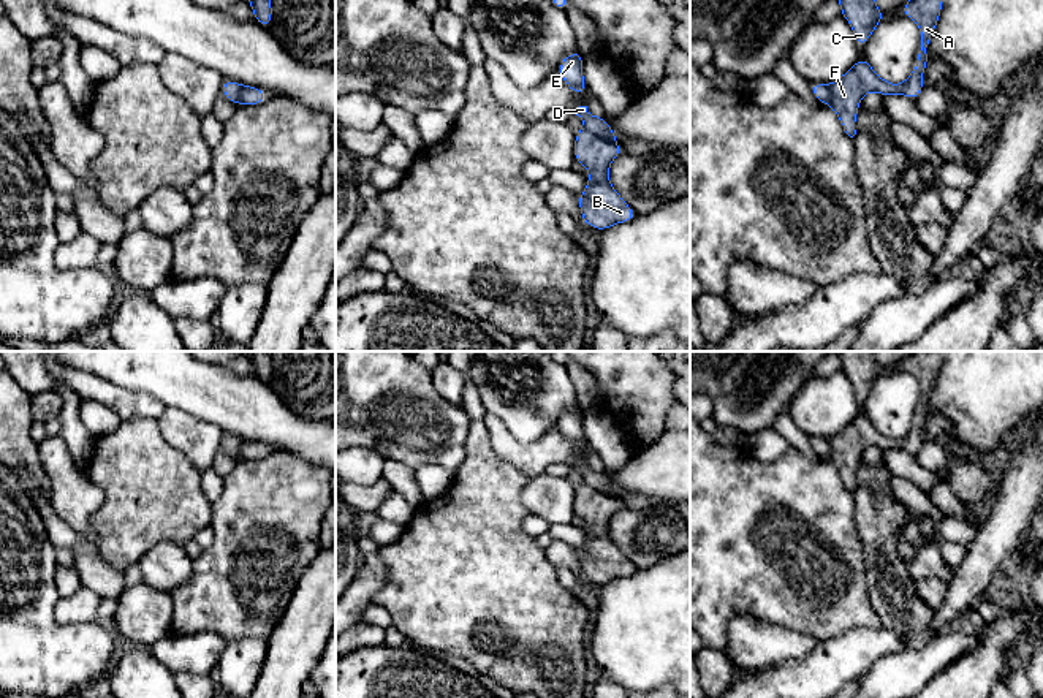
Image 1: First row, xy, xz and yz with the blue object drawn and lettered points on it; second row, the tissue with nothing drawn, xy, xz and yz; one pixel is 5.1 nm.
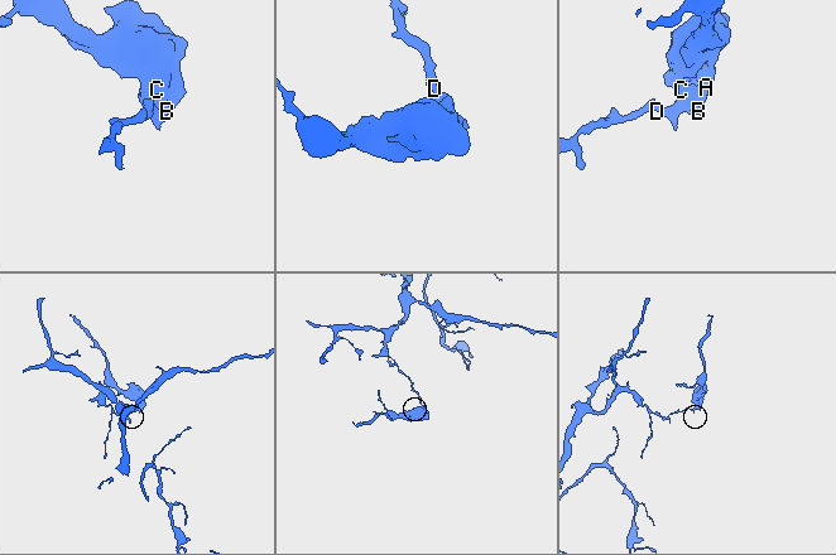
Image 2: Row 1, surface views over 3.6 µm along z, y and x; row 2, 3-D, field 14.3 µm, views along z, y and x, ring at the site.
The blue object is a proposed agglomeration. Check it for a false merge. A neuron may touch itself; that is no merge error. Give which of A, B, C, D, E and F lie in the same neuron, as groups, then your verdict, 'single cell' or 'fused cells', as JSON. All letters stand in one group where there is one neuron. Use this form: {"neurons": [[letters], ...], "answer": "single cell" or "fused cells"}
{"neurons": [["A", "B", "C", "F"], ["D", "E"]], "answer": "fused cells"}

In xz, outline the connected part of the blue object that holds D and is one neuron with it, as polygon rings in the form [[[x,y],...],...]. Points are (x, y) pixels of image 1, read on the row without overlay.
[[[578,461],[575,464],[575,468],[582,473],[584,484],[597,489],[598,492],[616,497],[617,489],[611,484],[606,472],[594,472],[589,465],[587,461]]]

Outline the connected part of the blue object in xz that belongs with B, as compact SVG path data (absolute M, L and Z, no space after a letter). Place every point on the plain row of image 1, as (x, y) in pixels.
M587 484L576 486L573 511L586 521L592 533L586 535L586 548L575 551L582 576L598 586L627 578L638 570L609 538L609 519L620 508L624 506L616 497Z

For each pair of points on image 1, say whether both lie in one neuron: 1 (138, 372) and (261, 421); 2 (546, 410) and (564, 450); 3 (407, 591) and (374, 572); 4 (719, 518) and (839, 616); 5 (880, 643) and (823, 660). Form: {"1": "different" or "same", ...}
{"1": "same", "2": "different", "3": "different", "4": "same", "5": "same"}

